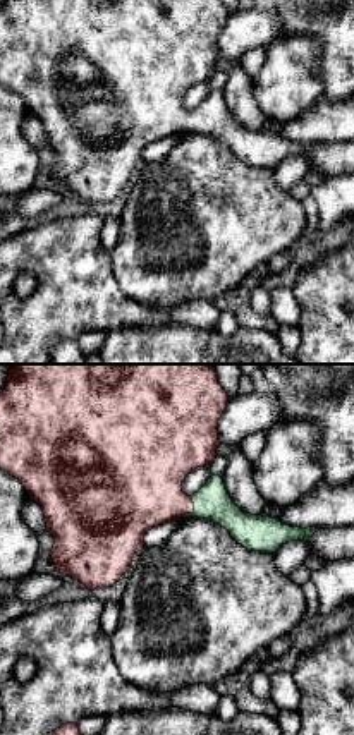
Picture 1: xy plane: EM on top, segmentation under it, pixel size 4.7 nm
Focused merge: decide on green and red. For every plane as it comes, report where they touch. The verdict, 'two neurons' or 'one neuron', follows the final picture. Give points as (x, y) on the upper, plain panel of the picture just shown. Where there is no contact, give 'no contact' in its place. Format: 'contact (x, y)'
contact (195, 126)

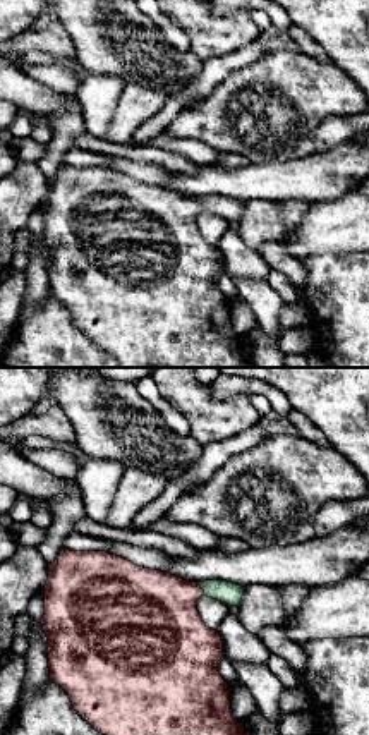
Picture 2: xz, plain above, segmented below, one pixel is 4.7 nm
contact (201, 203)

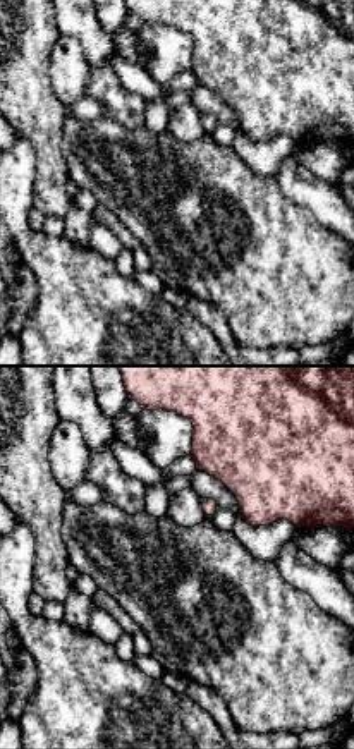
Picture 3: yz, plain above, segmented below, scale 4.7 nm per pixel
contact (213, 129)

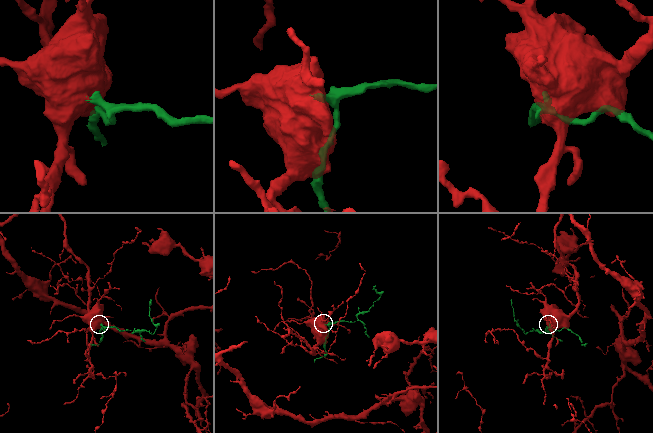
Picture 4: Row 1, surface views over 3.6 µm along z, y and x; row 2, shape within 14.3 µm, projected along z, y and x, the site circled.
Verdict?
one neuron

